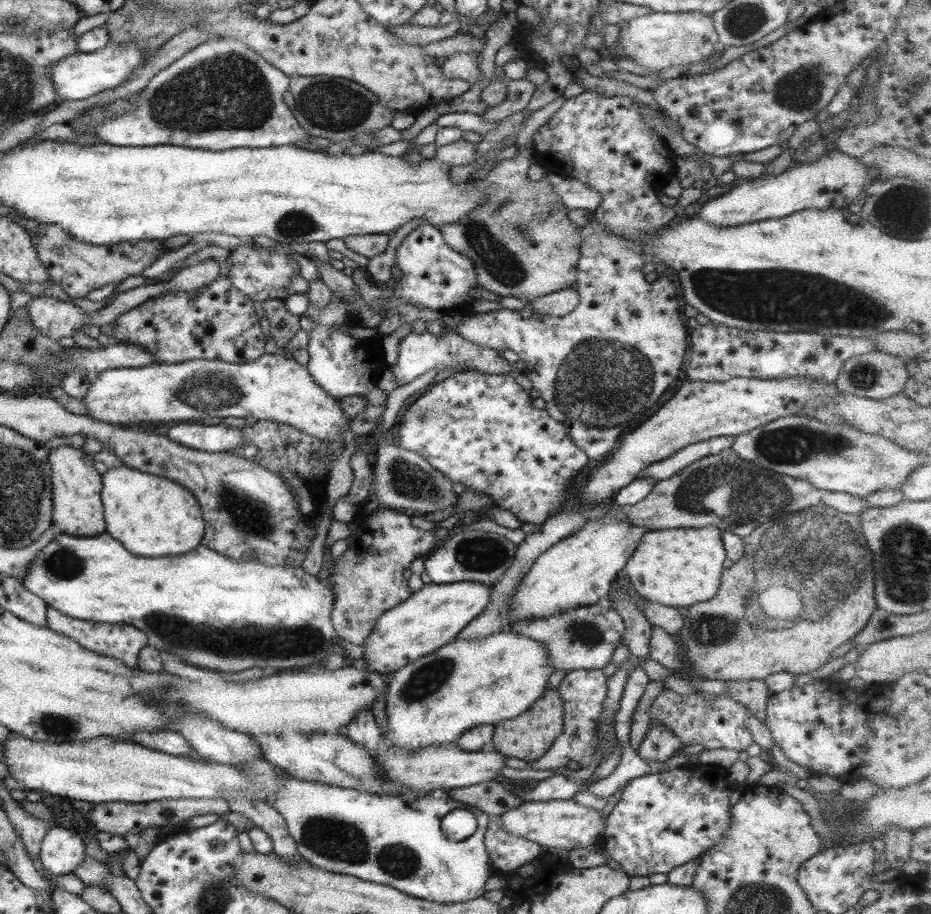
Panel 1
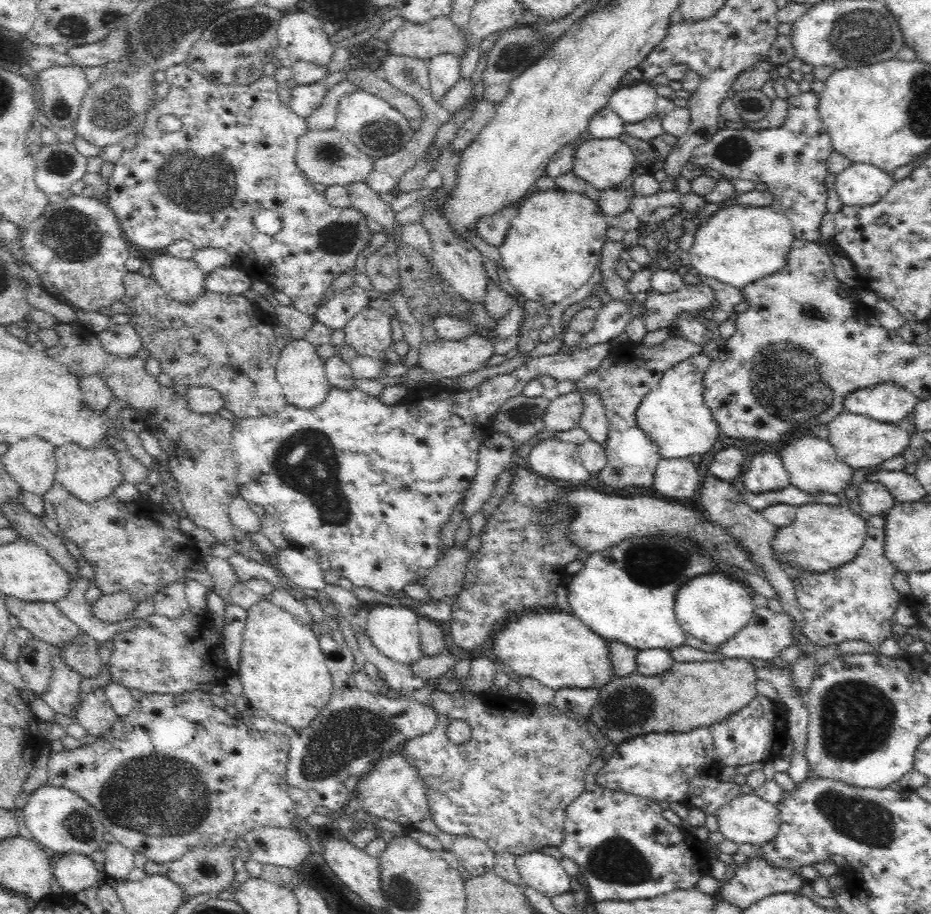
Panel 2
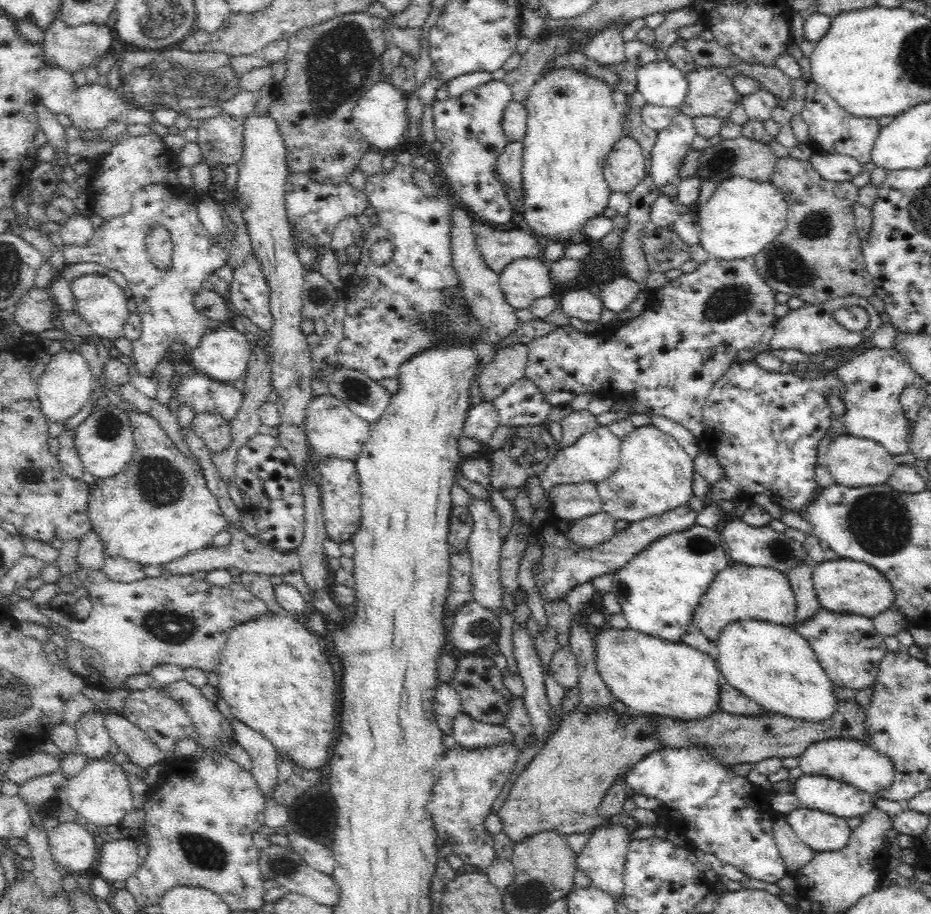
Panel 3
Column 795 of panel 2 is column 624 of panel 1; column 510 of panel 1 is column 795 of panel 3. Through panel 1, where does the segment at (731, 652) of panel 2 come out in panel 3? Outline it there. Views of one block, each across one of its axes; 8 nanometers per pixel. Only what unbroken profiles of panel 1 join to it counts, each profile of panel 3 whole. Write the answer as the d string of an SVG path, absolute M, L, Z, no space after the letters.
M820 608L814 616L796 623L793 628L810 643L826 677L834 685L858 691L876 682L879 666L889 650L886 649L884 636L876 631L870 617L834 613Z

